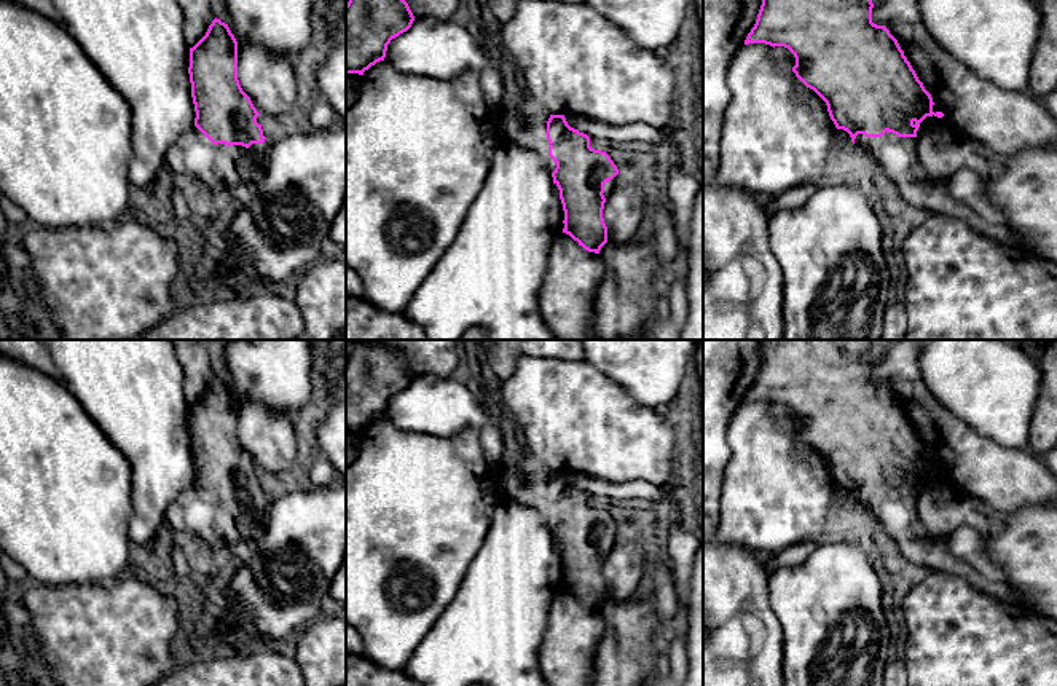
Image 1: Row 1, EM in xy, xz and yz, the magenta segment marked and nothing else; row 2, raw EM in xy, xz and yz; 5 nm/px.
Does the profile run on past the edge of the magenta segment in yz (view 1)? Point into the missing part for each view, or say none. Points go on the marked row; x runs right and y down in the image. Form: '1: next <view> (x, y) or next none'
1: next yz (896, 157)

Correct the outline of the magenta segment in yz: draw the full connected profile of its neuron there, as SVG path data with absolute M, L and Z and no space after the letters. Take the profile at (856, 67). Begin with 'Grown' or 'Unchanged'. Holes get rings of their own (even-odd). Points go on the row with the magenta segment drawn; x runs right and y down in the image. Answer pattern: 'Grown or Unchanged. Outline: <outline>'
Grown. Outline: M762 0L756 24L748 34L745 45L765 43L773 48L788 48L796 57L796 65L792 67L796 77L826 102L835 128L850 134L851 142L869 158L872 168L882 169L907 203L925 209L928 214L963 220L974 231L998 242L1030 249L1006 227L992 225L966 204L955 201L949 195L947 182L931 177L923 169L917 153L917 131L920 123L926 116L934 115L942 118L945 115L934 105L931 94L918 80L898 40L885 26L872 22L872 8L872 0Z

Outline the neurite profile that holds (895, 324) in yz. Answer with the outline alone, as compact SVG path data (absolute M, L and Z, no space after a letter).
M894 295L885 309L882 327L882 340L906 340L907 335L907 311L901 295Z

